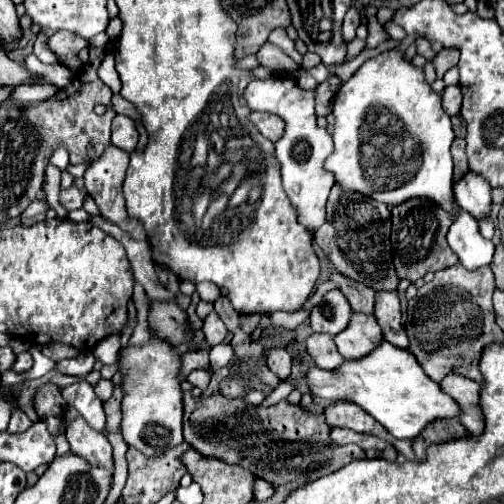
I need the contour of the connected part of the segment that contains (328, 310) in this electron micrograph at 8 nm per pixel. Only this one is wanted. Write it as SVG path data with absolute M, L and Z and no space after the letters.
M333 289L333 291L327 291L321 303L311 309L309 323L313 331L337 335L349 323L349 313L351 313L351 307L345 301L343 293L339 293L339 289Z

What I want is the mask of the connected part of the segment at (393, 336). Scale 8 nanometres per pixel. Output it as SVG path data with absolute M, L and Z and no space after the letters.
M375 291L375 319L383 331L383 339L407 349L407 335L401 325L401 305L395 291Z

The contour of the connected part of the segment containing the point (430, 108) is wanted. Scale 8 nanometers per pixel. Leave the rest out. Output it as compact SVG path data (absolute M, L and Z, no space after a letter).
M385 51L365 61L337 91L333 115L335 151L325 161L325 169L335 175L337 183L385 205L399 205L413 197L435 201L453 215L447 243L459 261L471 271L491 263L493 243L479 233L477 221L457 205L451 193L453 159L449 147L455 133L441 107L441 97L425 83L419 67L413 67L397 51Z

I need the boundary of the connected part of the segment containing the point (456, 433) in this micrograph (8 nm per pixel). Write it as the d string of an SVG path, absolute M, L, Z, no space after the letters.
M435 419L431 421L415 439L413 439L413 451L417 459L425 457L425 447L431 443L441 443L447 439L463 437L467 435L467 429L459 423L459 419Z

